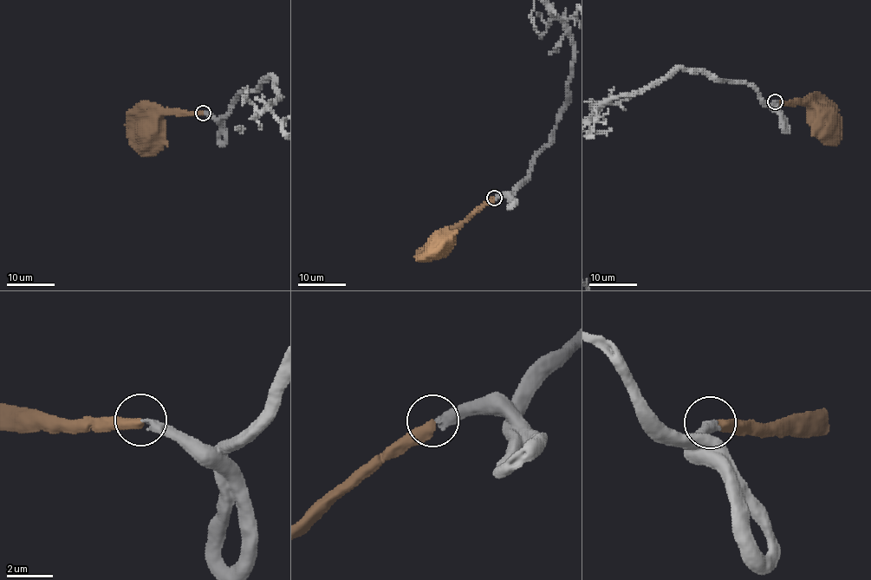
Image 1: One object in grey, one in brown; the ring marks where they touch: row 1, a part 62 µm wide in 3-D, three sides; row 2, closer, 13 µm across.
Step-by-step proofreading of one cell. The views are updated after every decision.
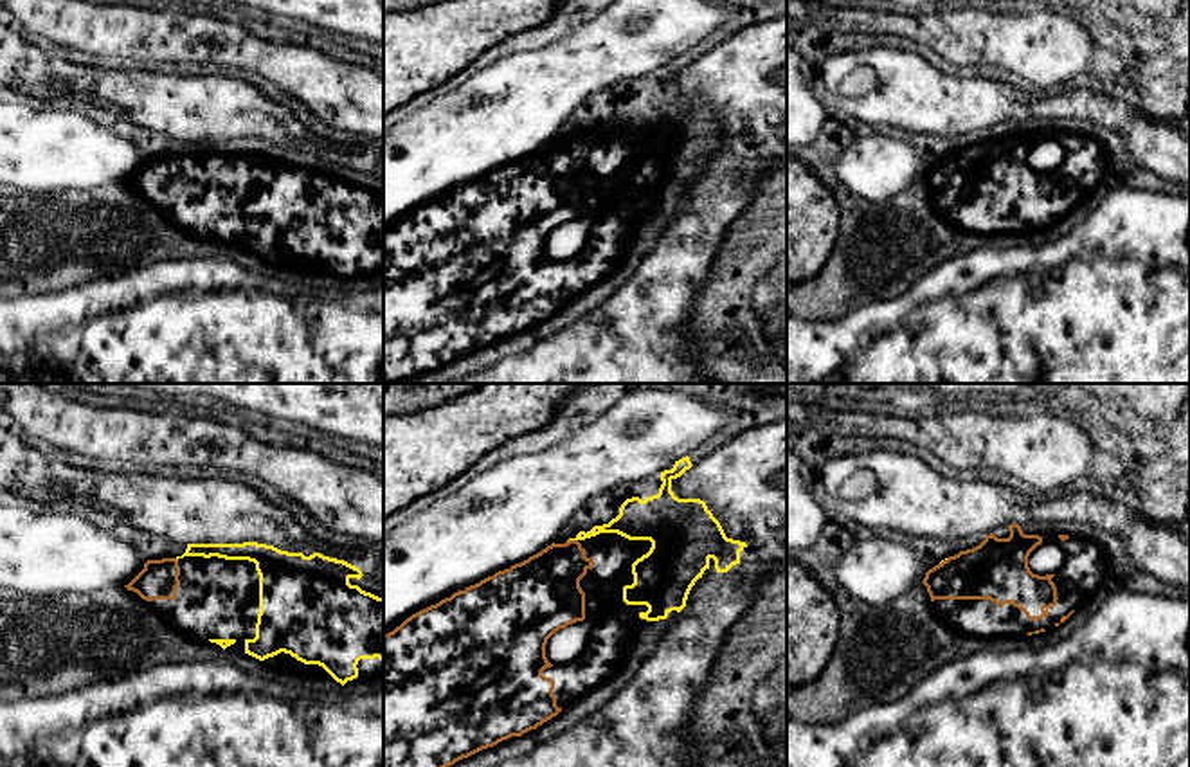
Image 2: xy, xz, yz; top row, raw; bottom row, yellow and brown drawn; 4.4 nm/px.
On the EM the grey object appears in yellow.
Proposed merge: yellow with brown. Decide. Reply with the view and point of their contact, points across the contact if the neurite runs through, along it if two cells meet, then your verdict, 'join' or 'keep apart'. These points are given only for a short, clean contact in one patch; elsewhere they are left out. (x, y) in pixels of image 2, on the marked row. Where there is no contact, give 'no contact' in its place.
xz (571, 539) | across xz (625, 524), (600, 528), (571, 539), (569, 559), (546, 587) | join

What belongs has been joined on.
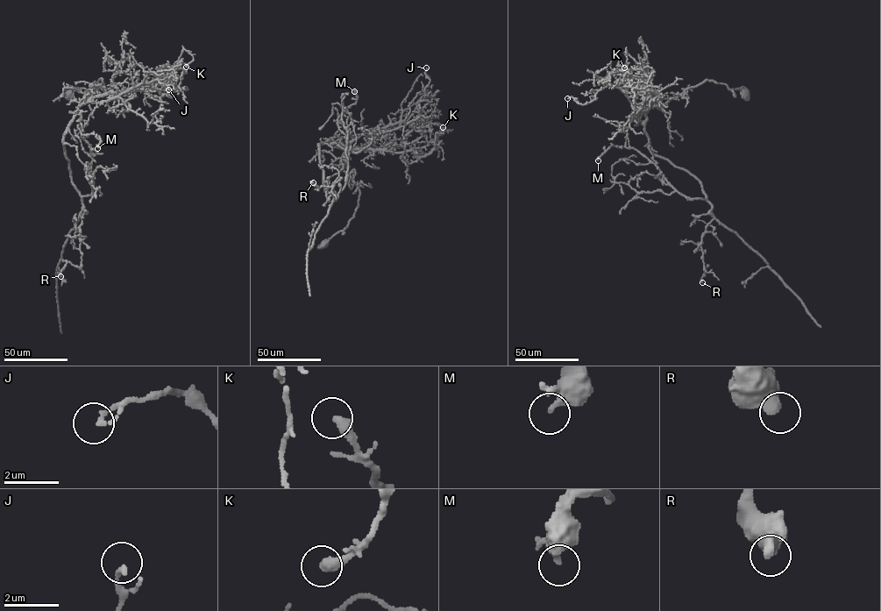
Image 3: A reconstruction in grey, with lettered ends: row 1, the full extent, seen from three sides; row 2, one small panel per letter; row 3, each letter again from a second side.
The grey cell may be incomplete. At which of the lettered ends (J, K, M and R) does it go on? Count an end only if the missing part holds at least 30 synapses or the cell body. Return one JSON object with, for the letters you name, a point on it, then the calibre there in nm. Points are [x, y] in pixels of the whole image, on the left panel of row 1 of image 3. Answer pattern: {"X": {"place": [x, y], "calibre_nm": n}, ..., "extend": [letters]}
{"extend": []}

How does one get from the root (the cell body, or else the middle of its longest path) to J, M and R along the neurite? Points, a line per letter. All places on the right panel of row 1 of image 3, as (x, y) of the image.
J: (744, 95), (706, 80), (647, 110), (635, 109), (621, 88), (612, 85), (585, 104), (567, 98)
M: (744, 95), (706, 80), (646, 113), (650, 150), (706, 199), (679, 194), (635, 149), (598, 160)
R: (744, 95), (706, 80), (646, 113), (650, 150), (691, 174), (712, 207), (714, 219), (700, 245), (702, 282)

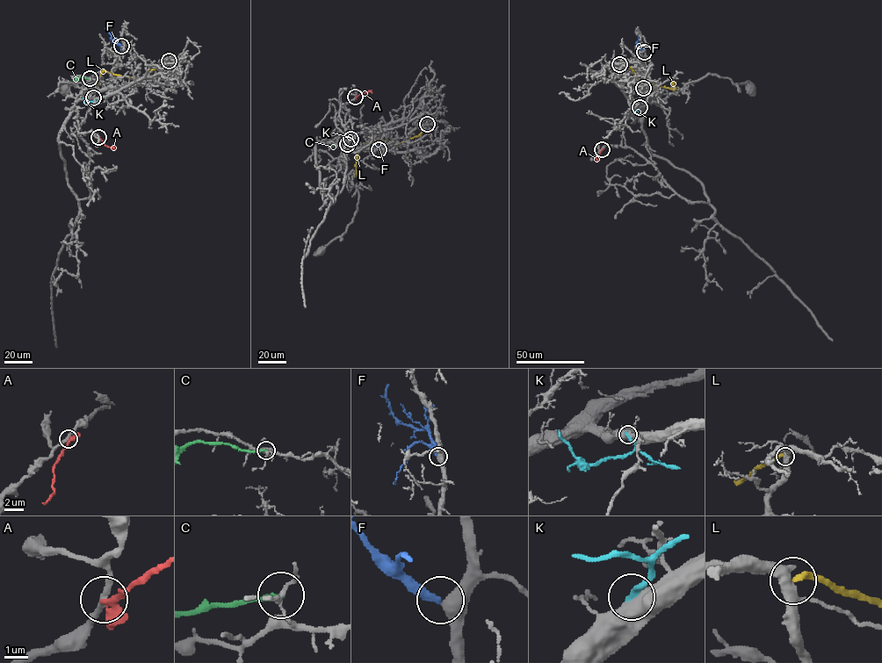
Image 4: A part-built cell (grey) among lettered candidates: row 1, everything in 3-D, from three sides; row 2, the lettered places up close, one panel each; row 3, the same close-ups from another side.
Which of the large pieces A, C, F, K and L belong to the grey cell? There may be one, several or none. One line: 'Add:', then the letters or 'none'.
Add: F

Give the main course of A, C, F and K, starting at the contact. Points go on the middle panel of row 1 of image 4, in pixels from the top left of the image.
A: (355, 97), (372, 92)
C: (347, 144), (332, 145)
F: (379, 149), (372, 148), (369, 142), (365, 147)
K: (350, 139), (350, 137), (340, 134)

